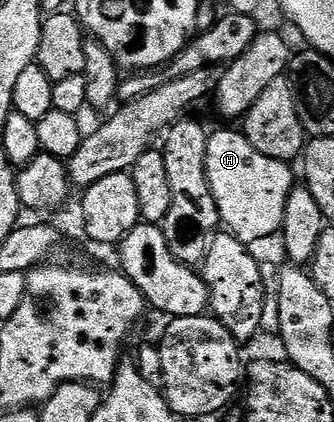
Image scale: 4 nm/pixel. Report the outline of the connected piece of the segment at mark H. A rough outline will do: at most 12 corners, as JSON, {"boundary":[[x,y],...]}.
{"boundary":[[213,131],[207,177],[224,230],[278,234],[292,166]]}

